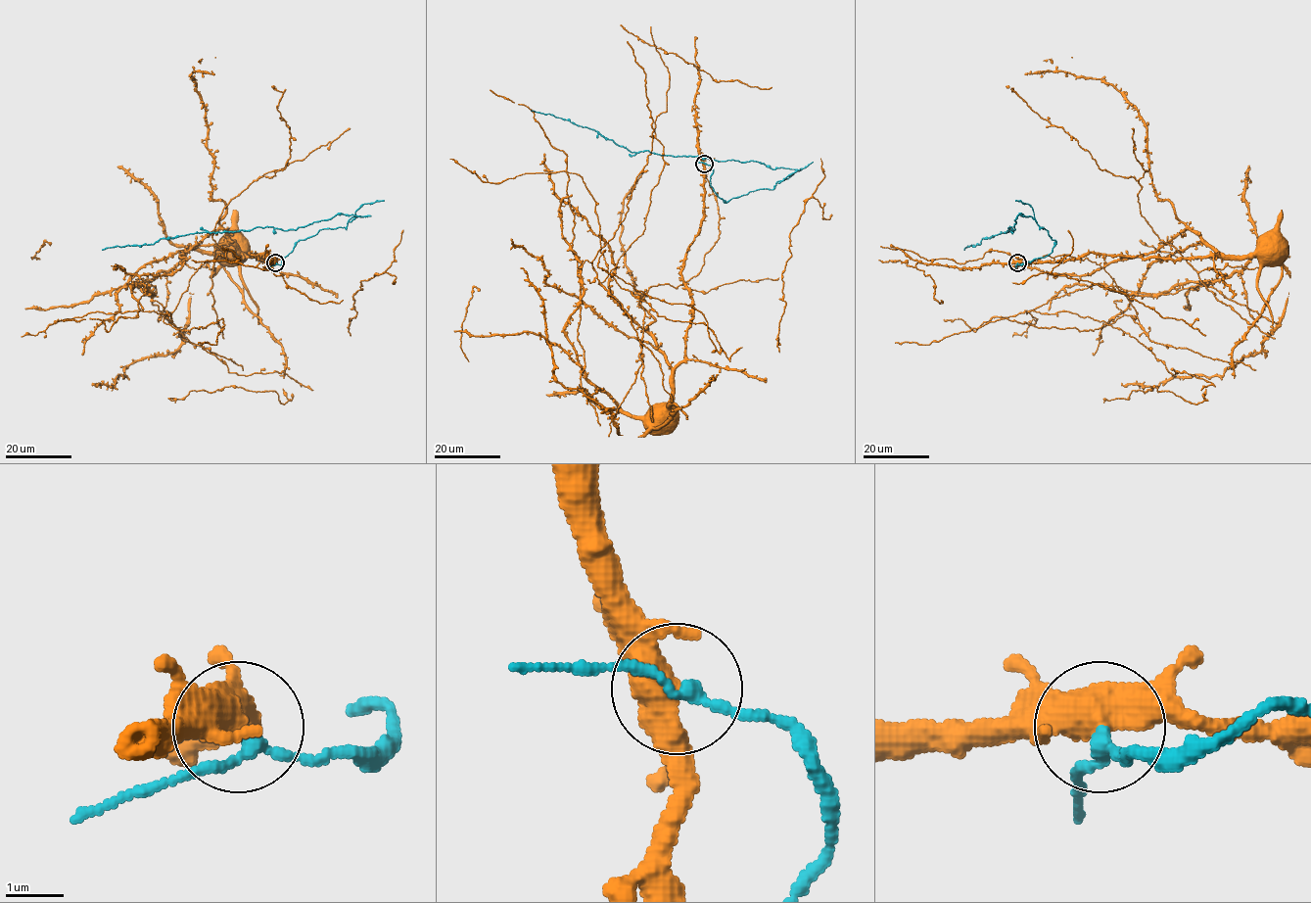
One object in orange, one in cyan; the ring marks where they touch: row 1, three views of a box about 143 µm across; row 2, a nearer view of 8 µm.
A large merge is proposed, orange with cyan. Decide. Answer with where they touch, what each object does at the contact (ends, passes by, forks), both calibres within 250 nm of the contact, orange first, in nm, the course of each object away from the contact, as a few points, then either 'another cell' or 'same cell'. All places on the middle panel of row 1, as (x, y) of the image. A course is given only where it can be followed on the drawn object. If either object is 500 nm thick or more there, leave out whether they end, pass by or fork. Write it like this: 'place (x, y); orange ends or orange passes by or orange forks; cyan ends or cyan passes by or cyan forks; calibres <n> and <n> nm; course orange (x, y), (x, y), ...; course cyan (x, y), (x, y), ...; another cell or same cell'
place (704, 164); calibres 550 and 190 nm; course orange (705, 164), (703, 220), (681, 271), (692, 299), (691, 325), (684, 358), (675, 368), (673, 403), (664, 411); course cyan (705, 164), (712, 167), (714, 191), (725, 202), (772, 190), (796, 170), (632, 152), (592, 129), (531, 110); another cell

